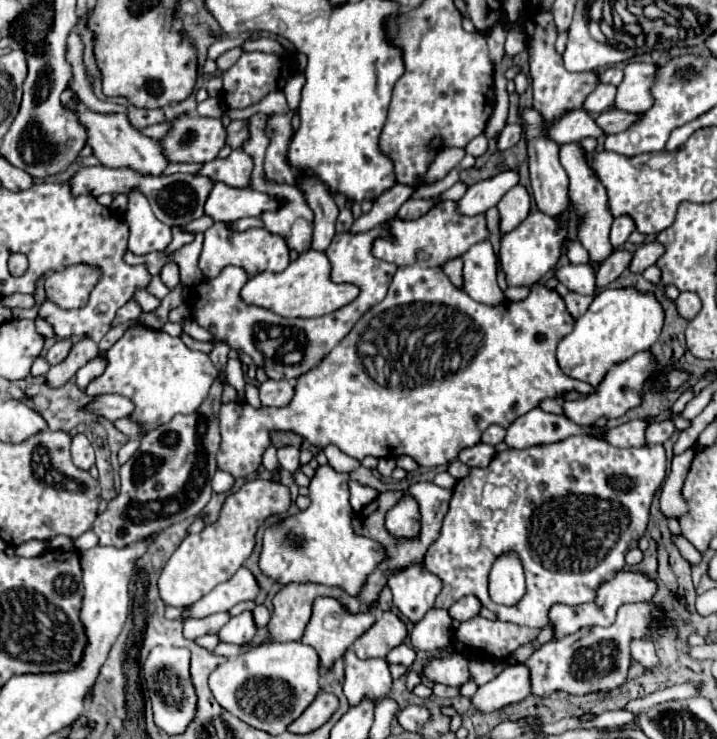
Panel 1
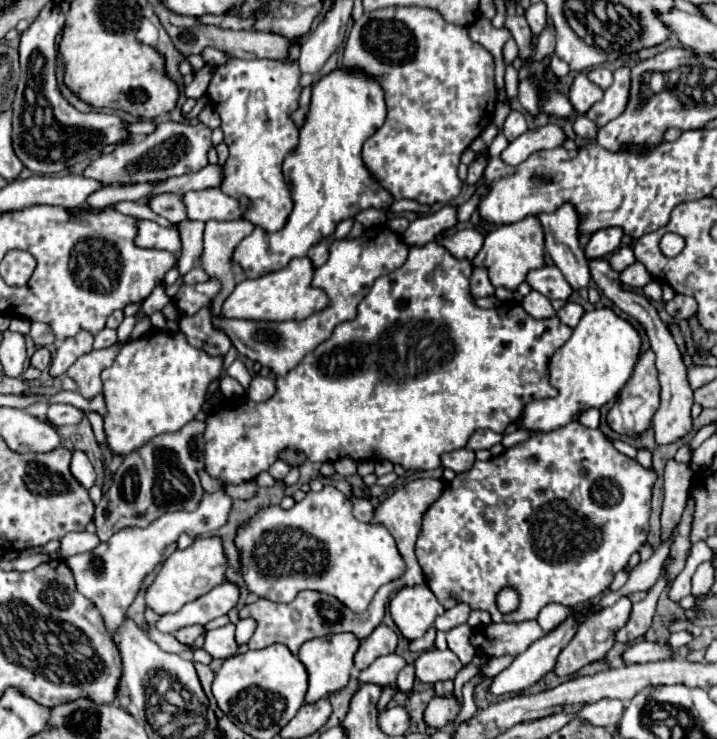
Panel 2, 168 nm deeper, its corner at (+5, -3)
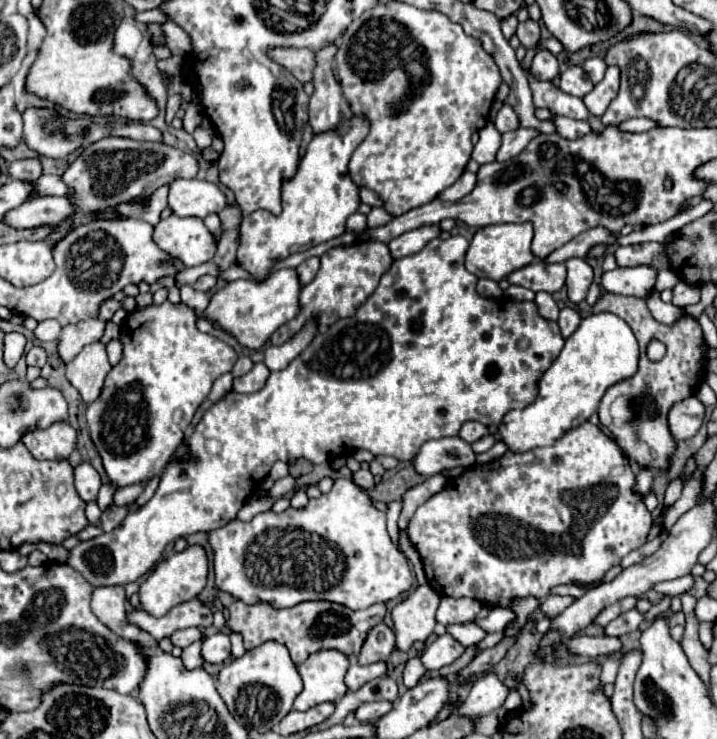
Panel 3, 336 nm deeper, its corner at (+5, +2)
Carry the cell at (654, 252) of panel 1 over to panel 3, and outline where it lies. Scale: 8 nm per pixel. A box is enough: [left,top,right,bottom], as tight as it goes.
[602,265,658,297]

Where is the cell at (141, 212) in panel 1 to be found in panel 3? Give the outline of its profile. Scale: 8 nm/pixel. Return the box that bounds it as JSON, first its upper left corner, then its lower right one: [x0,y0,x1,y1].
[152,215,216,267]

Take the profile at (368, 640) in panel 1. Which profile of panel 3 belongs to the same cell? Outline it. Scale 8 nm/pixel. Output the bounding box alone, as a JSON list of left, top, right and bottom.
[358,623,396,665]

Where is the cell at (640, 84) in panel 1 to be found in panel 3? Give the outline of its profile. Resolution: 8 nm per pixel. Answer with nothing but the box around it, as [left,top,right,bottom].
[584,67,620,117]

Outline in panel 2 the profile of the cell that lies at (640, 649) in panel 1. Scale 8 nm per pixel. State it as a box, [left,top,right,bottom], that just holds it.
[616,570,666,644]

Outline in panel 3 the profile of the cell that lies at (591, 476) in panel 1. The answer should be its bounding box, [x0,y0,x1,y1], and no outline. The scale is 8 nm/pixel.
[408,421,652,607]

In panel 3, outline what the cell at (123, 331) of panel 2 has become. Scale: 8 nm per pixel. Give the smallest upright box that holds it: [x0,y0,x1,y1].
[106,339,122,365]

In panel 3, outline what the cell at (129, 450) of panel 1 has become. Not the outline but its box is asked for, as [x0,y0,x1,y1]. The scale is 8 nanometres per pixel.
[98,483,116,511]

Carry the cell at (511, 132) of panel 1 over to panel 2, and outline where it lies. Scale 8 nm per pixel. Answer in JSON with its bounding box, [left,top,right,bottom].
[502,110,528,142]

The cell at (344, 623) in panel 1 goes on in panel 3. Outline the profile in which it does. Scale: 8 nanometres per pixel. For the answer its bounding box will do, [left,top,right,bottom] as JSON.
[294,651,350,711]

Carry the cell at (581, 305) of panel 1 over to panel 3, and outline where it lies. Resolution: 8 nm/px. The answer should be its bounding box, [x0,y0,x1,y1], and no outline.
[558,307,580,337]

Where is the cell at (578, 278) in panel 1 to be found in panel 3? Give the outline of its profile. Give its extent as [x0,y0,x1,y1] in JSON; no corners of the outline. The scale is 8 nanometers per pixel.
[508,261,567,293]

